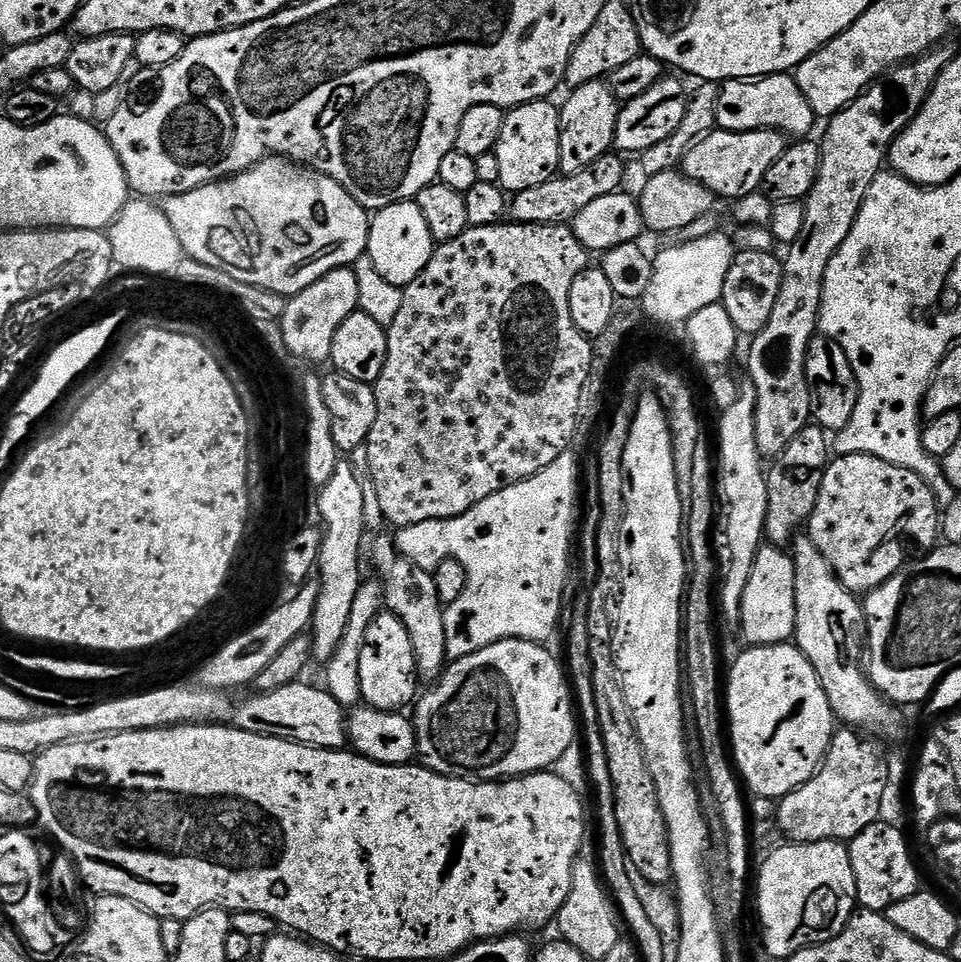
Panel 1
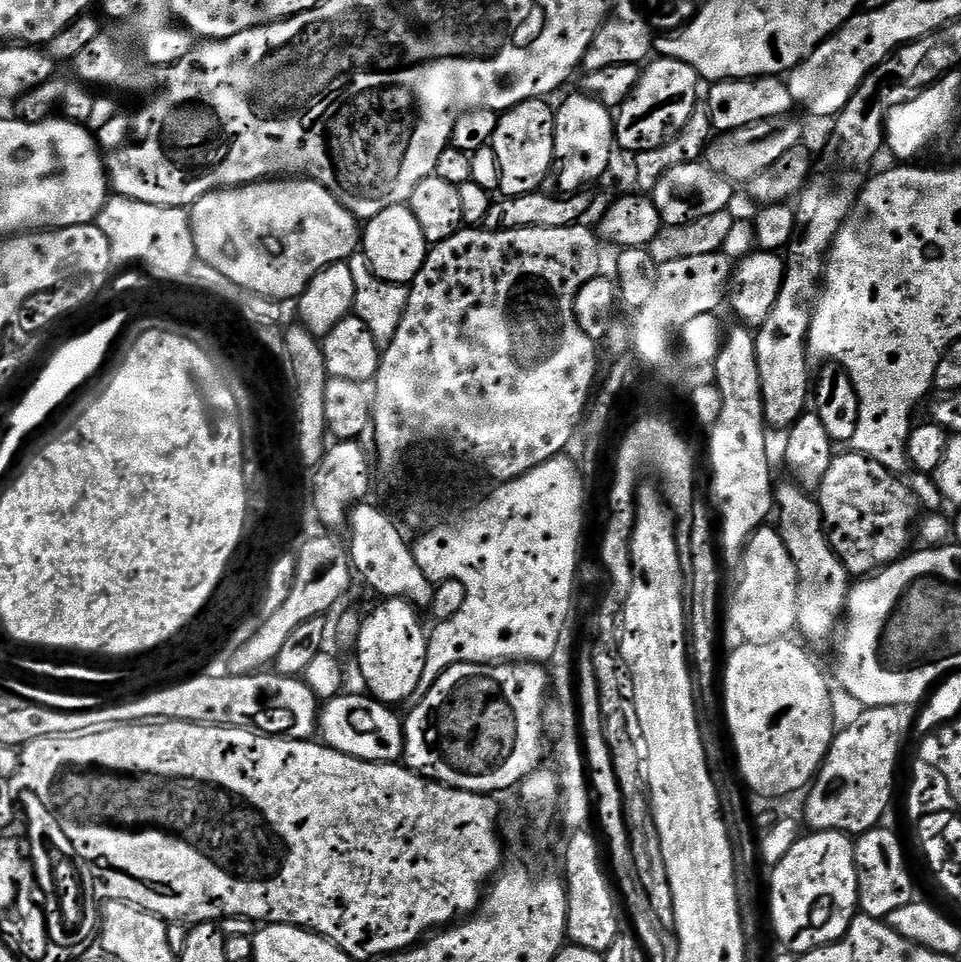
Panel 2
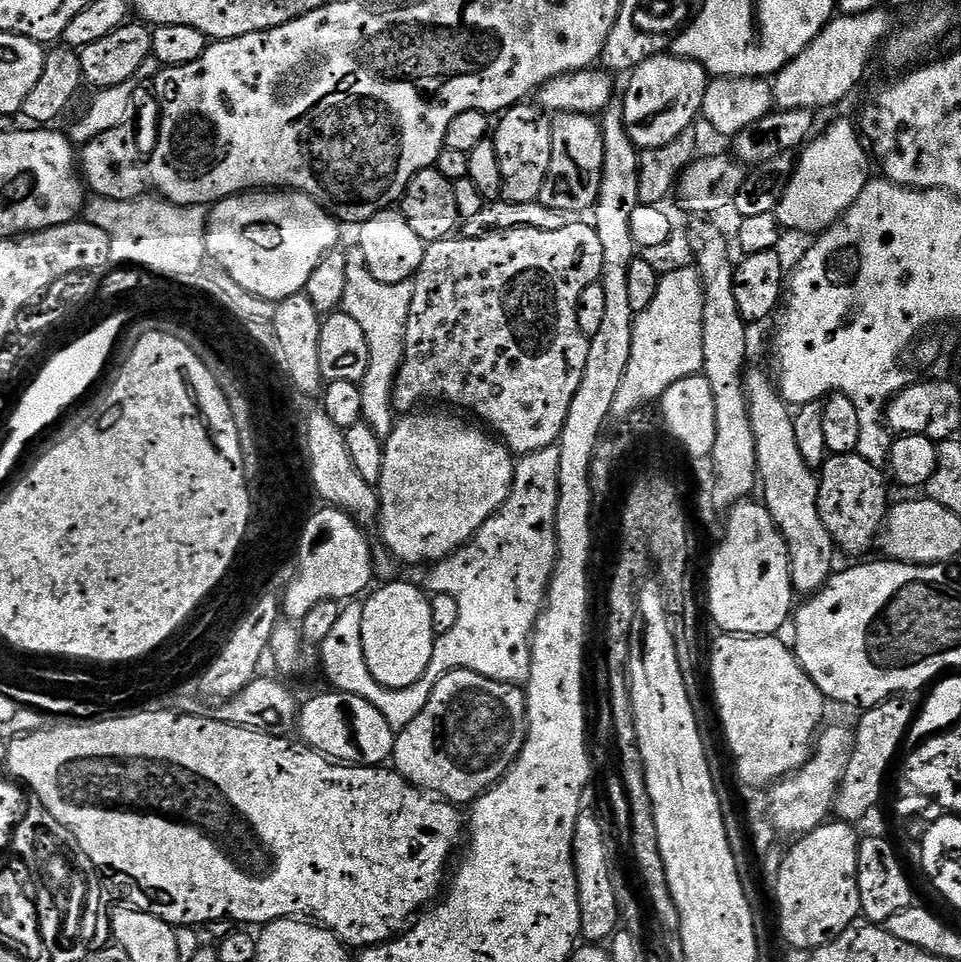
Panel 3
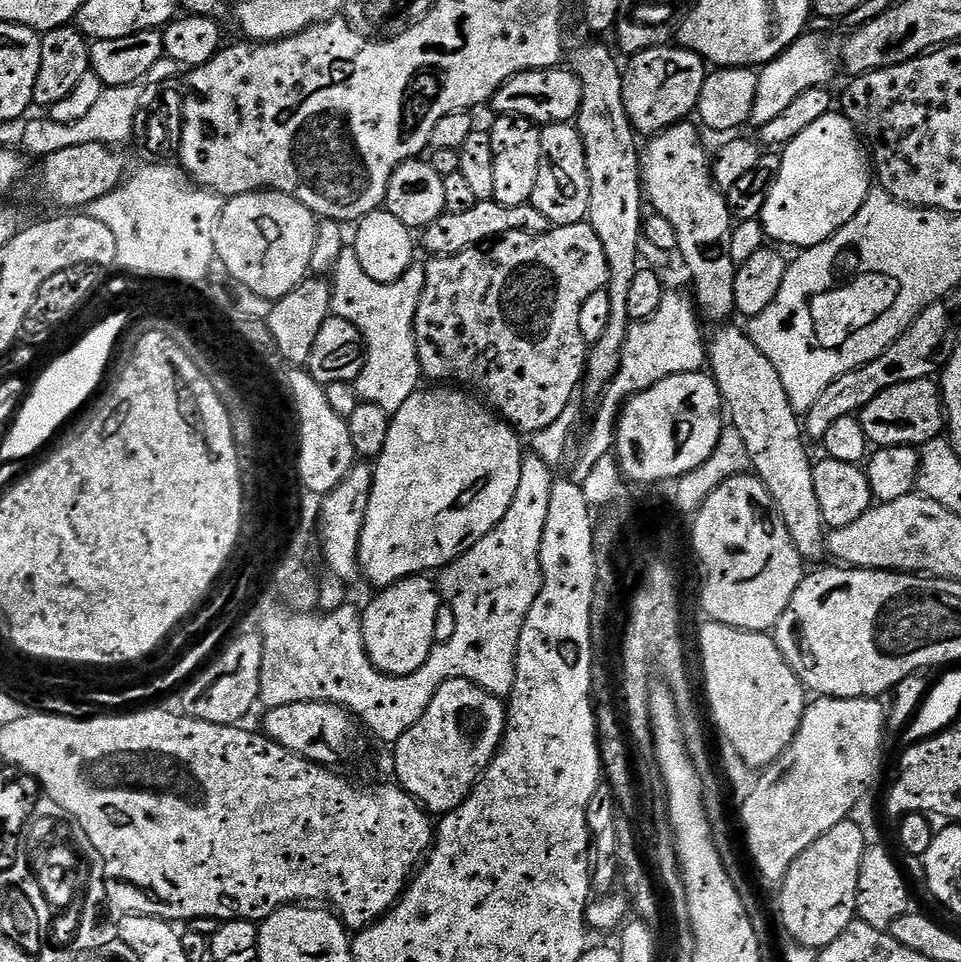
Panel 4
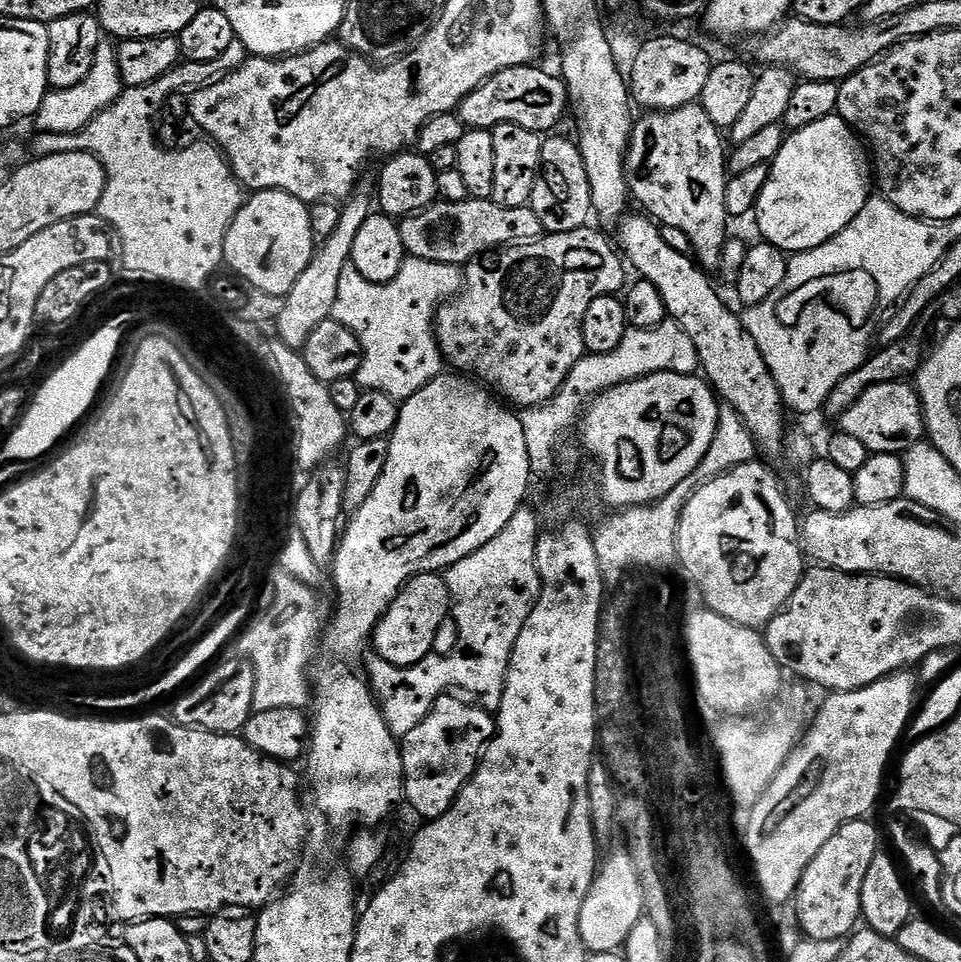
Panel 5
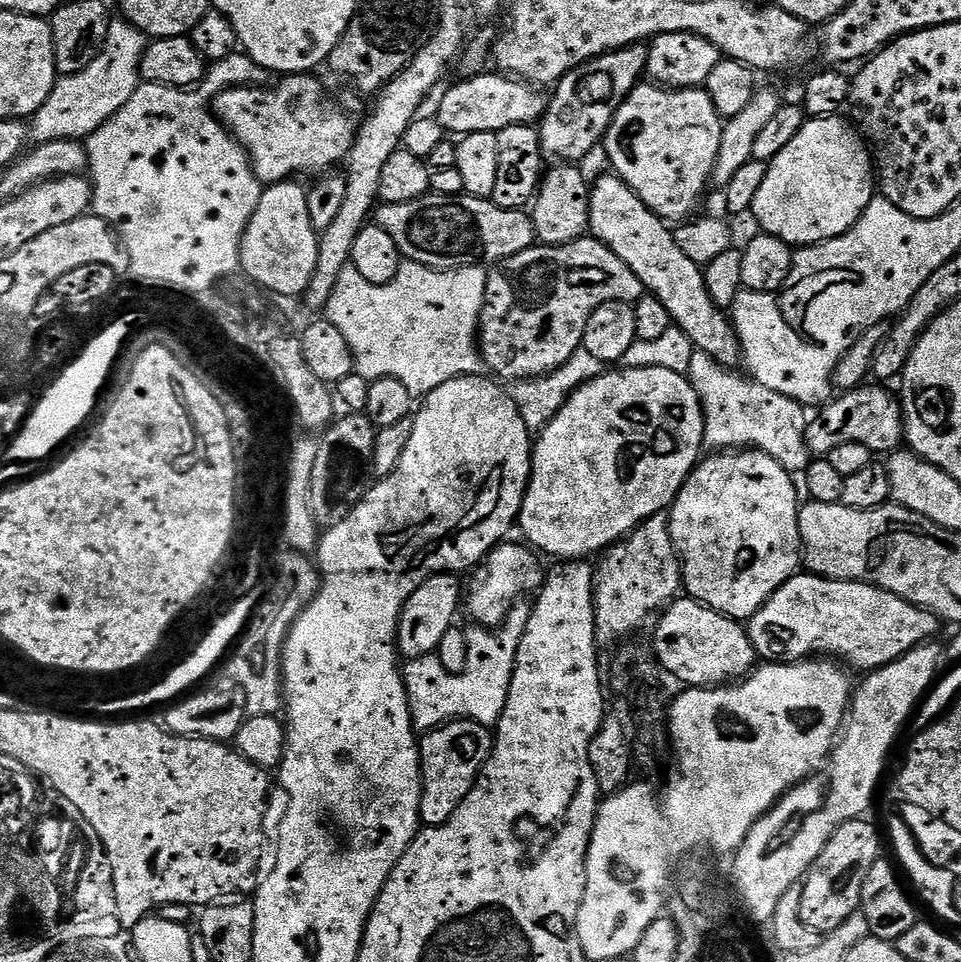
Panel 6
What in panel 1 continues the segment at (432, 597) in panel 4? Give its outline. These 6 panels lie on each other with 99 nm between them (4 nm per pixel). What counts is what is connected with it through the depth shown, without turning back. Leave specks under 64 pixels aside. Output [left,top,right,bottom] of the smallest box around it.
[358,610,417,712]

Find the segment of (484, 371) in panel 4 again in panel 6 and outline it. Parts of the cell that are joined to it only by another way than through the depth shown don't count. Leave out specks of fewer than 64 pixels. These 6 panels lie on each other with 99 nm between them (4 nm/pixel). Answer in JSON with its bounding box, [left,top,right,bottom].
[478,238,645,382]

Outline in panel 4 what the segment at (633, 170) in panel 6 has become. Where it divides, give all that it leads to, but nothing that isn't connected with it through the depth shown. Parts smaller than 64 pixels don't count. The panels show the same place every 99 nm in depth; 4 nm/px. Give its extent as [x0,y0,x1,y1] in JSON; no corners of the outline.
[640,122,738,322]

